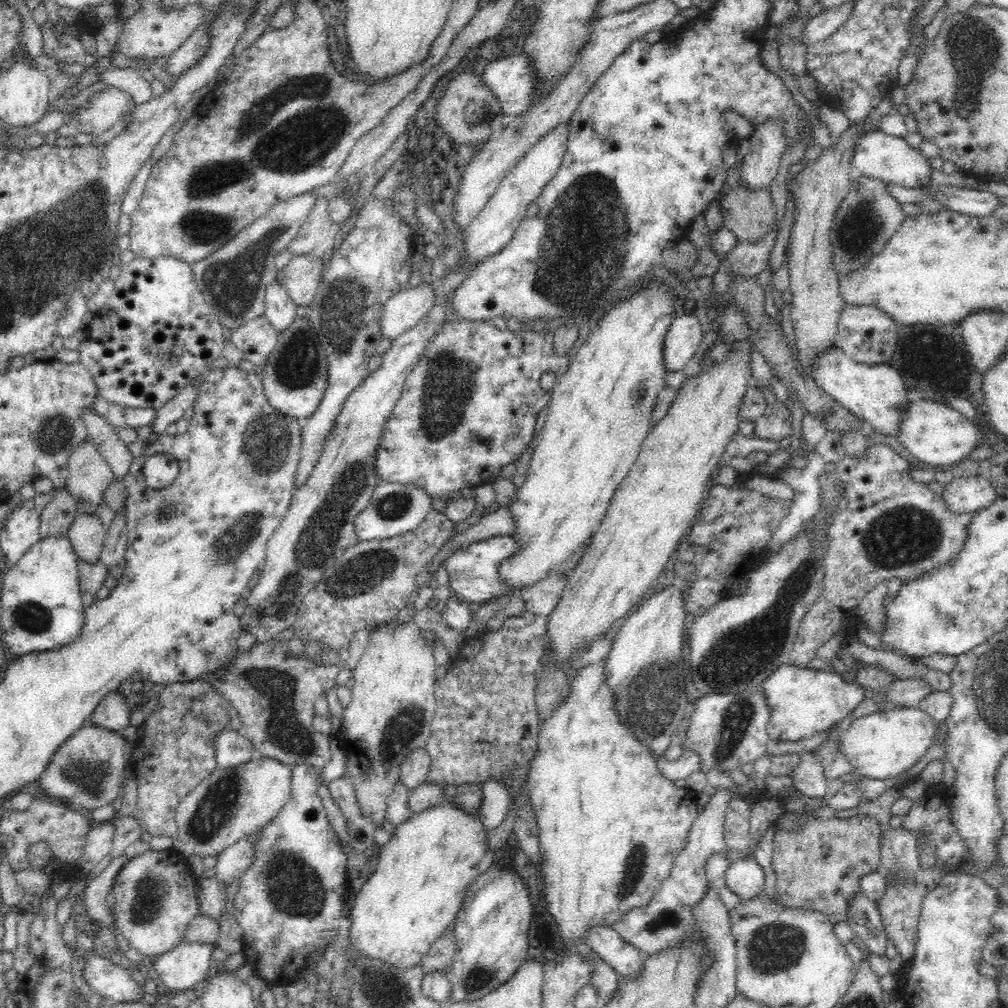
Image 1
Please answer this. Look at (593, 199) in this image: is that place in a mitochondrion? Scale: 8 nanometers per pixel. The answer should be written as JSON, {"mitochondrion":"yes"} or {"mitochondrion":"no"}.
{"mitochondrion":"yes"}

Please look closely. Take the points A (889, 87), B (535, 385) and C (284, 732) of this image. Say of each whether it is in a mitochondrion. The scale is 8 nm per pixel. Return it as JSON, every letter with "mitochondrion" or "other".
{"A":"other","B":"other","C":"mitochondrion"}

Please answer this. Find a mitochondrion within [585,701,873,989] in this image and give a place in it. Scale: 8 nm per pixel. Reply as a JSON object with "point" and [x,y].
{"point":[774,945]}

